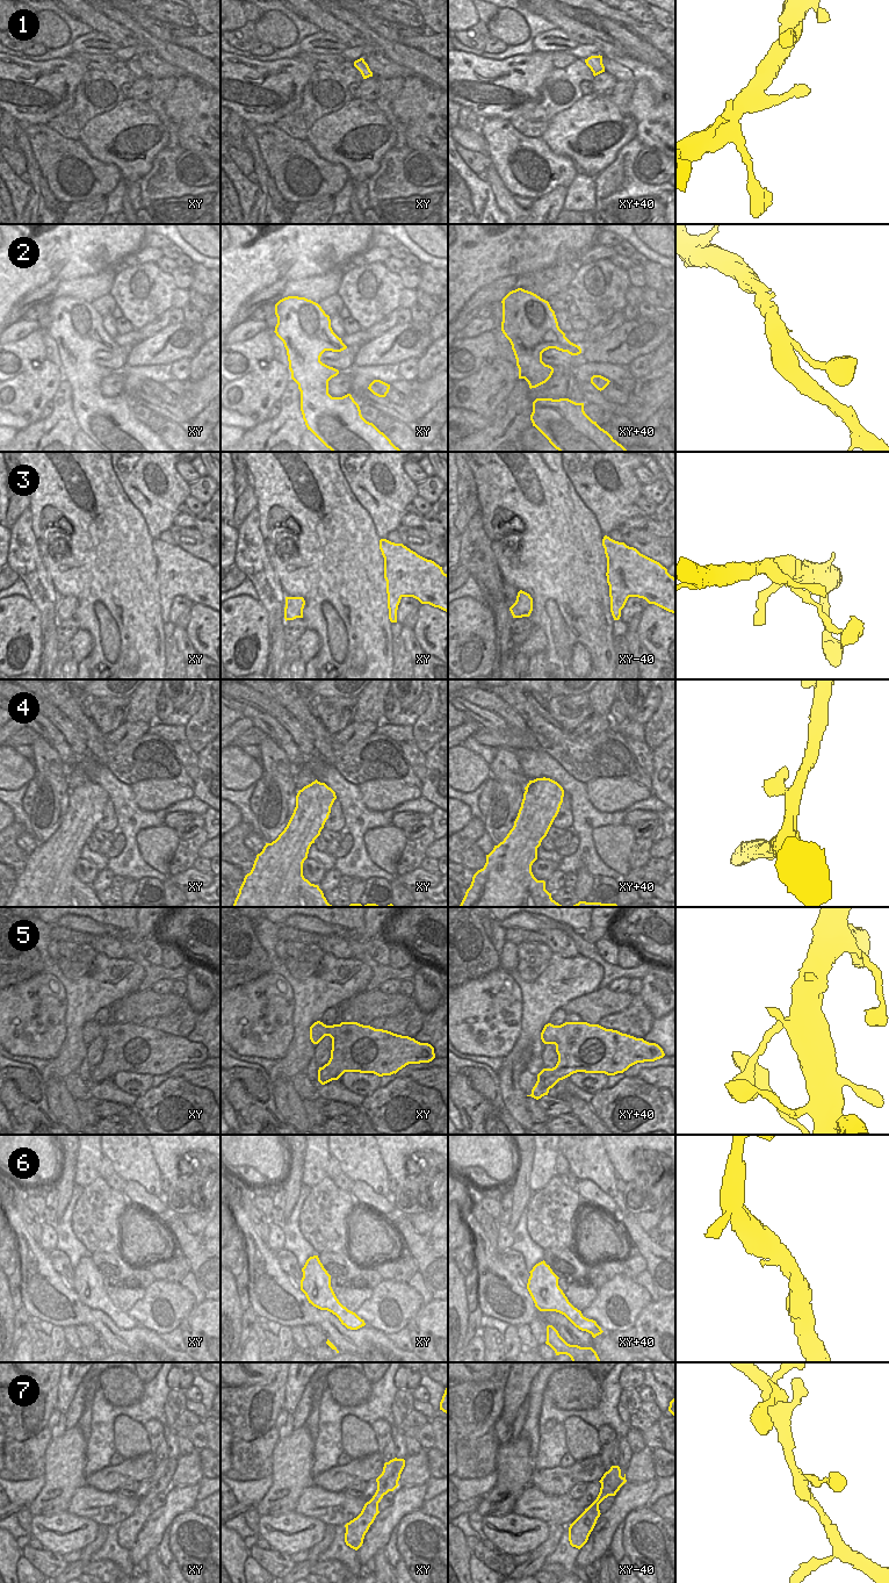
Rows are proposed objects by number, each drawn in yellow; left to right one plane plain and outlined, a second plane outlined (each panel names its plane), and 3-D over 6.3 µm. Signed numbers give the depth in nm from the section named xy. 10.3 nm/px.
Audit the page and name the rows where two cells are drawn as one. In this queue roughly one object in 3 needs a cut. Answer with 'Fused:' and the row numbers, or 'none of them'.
Fused: none of them

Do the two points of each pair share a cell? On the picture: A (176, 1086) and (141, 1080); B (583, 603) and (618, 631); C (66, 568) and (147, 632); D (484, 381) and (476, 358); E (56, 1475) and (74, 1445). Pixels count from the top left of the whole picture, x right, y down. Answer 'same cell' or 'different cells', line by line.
A: different cells
B: different cells
C: same cell
D: different cells
E: same cell

